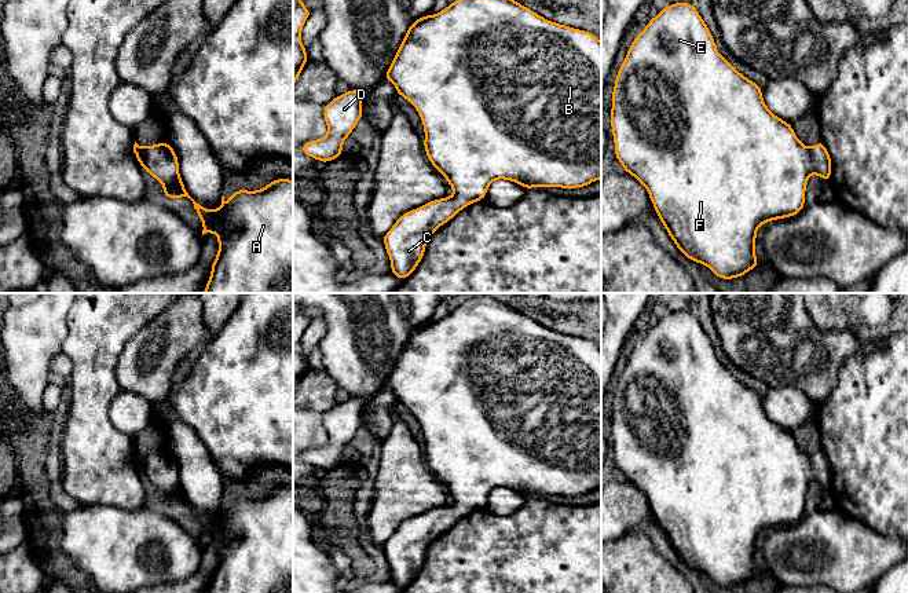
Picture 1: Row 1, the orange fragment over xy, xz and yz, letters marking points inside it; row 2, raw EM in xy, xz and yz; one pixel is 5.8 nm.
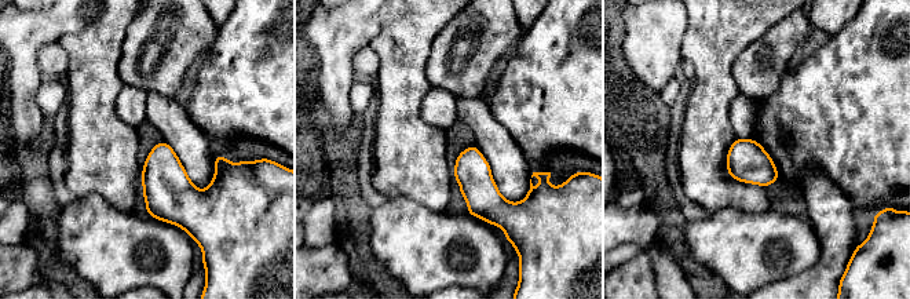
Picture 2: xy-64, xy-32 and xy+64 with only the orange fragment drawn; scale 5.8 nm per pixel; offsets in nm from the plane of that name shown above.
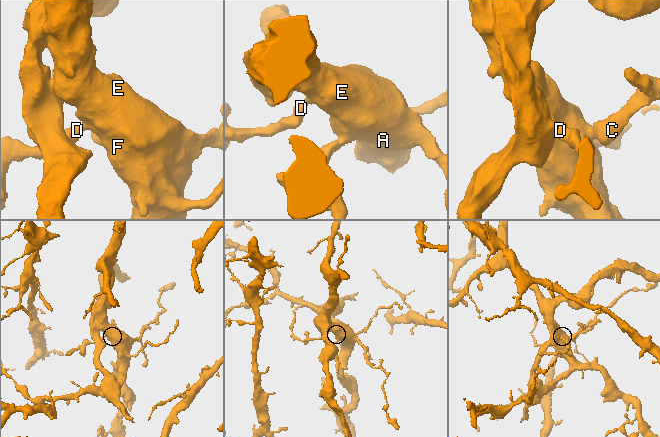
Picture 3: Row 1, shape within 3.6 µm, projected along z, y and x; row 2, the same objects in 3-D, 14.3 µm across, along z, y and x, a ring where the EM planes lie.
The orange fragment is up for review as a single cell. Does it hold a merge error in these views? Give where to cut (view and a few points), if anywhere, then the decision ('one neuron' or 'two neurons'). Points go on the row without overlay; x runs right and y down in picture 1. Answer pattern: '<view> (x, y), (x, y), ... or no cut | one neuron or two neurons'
no cut | one neuron

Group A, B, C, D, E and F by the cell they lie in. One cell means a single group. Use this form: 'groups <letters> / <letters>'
groups A B C D E F

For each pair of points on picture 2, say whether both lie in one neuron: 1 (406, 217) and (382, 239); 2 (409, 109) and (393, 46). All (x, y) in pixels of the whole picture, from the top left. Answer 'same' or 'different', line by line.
1: same
2: same

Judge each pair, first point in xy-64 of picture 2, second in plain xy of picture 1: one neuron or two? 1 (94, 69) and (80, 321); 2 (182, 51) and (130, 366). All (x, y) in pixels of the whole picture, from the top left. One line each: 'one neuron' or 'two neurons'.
1: one neuron
2: one neuron

